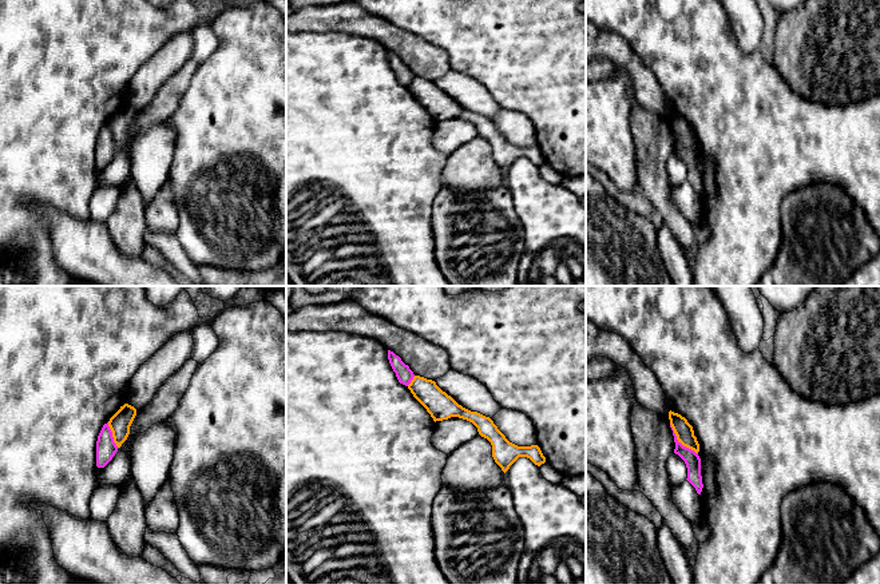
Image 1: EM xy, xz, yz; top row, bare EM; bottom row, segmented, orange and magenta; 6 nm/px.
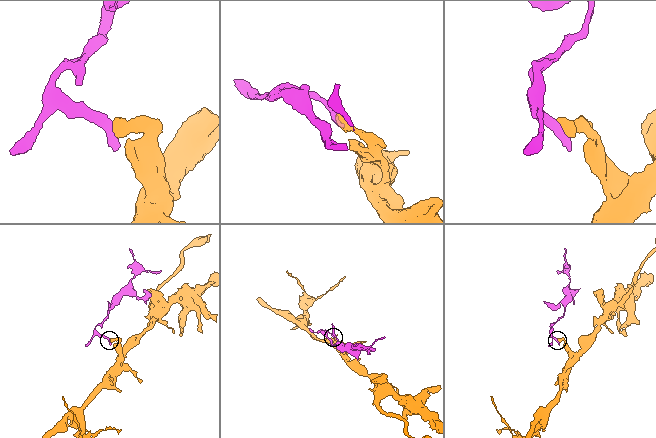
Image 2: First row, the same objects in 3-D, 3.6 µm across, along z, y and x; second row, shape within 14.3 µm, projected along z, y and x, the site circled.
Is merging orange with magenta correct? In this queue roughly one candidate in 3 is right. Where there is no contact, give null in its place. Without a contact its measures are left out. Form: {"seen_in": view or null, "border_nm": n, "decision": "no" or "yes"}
{"seen_in": "yz", "border_nm": 240, "decision": "no"}

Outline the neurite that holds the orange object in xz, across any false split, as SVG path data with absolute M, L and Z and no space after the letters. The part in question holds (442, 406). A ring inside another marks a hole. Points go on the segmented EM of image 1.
M415 376L408 389L427 409L435 422L451 417L472 422L477 428L479 434L491 442L492 457L504 473L519 457L527 457L538 466L546 462L546 457L538 445L518 446L510 442L489 417L463 408L443 392L435 381Z

